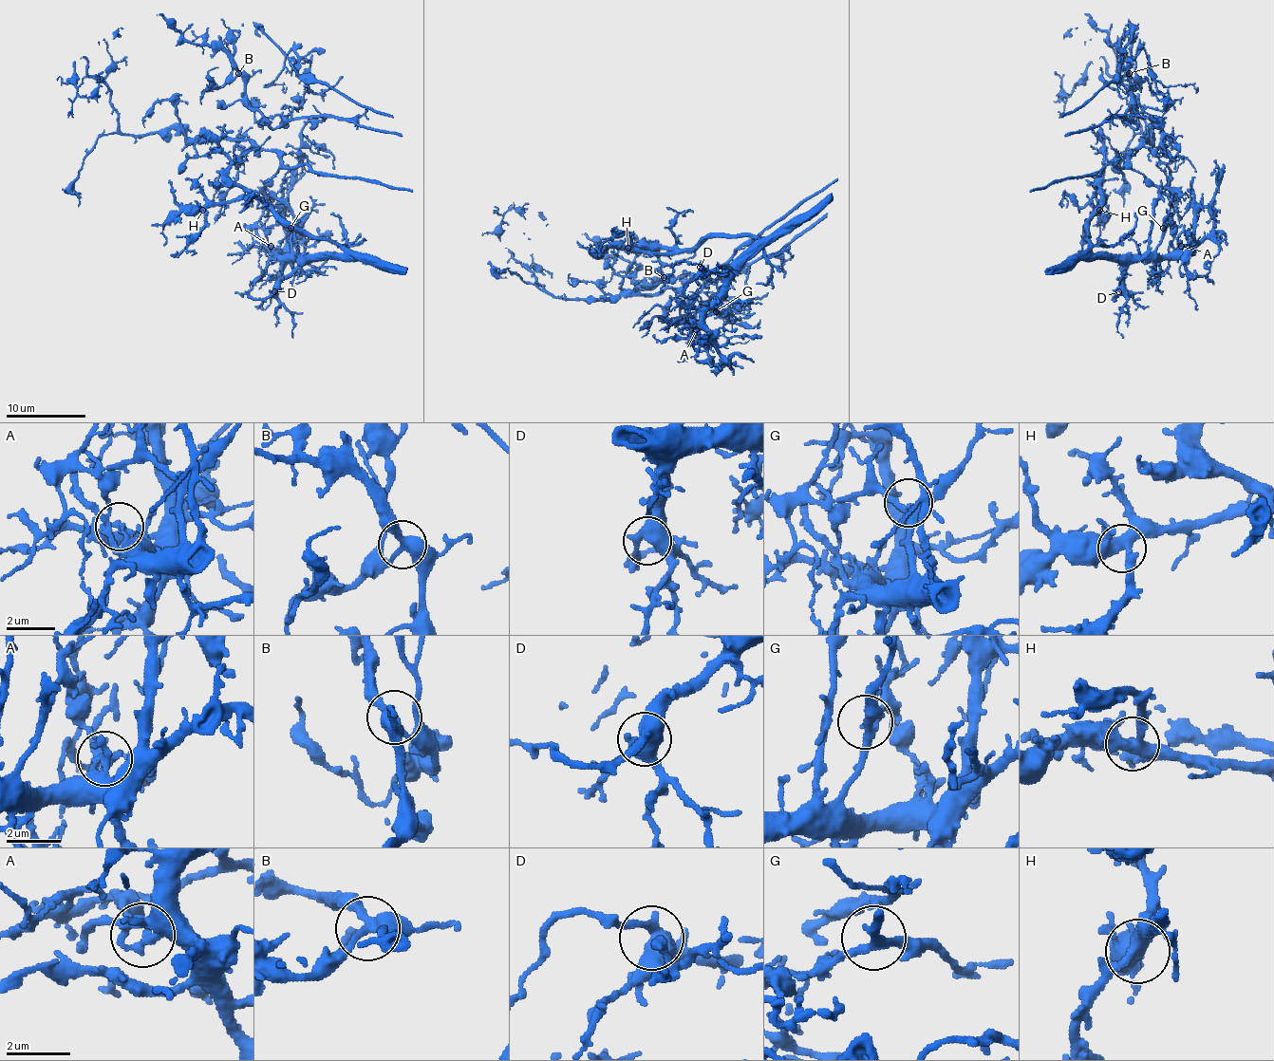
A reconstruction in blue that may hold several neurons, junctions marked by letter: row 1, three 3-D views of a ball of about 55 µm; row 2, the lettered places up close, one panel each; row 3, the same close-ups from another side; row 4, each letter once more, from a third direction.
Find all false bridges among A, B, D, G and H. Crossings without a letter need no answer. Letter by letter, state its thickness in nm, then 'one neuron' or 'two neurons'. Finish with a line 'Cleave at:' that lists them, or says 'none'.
A: calibre 200 nm; two neurons
B: calibre 380 nm; one neuron
D: calibre 460 nm; one neuron
G: calibre 320 nm; one neuron
H: calibre 400 nm; one neuron
Cleave at: A

